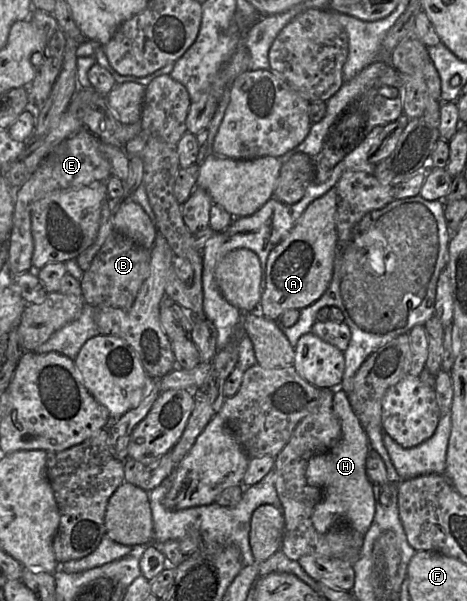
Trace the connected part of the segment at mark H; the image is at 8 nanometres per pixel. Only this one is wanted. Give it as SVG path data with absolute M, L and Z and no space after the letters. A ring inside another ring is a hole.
M344 390L335 391L333 410L341 423L341 437L329 451L312 456L305 472L308 484L320 488L323 493L322 500L314 506L312 524L317 532L325 533L337 523L345 522L365 535L375 515L372 483L366 474L366 458L371 446Z

